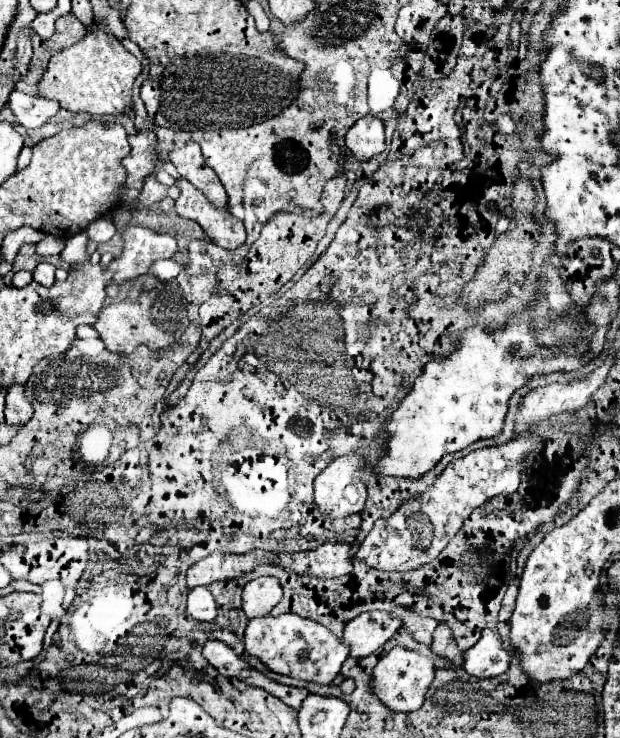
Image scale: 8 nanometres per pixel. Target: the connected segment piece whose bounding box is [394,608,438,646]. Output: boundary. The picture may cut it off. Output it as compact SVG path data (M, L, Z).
M396 608L394 612L398 612L398 618L402 620L402 630L406 630L420 644L430 646L432 632L438 626L434 620L424 620L424 616L416 616L416 612L410 612L406 608Z

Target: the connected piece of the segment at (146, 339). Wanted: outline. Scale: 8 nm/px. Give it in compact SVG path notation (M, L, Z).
M164 284L160 290L154 288L150 292L142 292L140 300L134 304L130 300L122 300L102 308L94 328L110 352L130 354L140 344L148 346L150 350L162 350L172 346L188 328L186 300L176 284Z

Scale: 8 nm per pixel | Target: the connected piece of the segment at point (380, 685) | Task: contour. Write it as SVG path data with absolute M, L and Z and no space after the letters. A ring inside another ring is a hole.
M396 646L394 650L390 650L388 656L384 656L370 678L370 690L372 694L384 704L388 706L392 712L414 712L424 704L424 696L428 692L428 686L434 680L434 662L432 658L420 656L418 652L410 652L406 648Z

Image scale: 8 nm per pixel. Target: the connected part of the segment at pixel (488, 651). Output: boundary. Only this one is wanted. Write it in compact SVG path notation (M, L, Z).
M484 630L480 642L464 652L462 668L476 678L496 678L508 670L510 652L502 648L498 632Z

